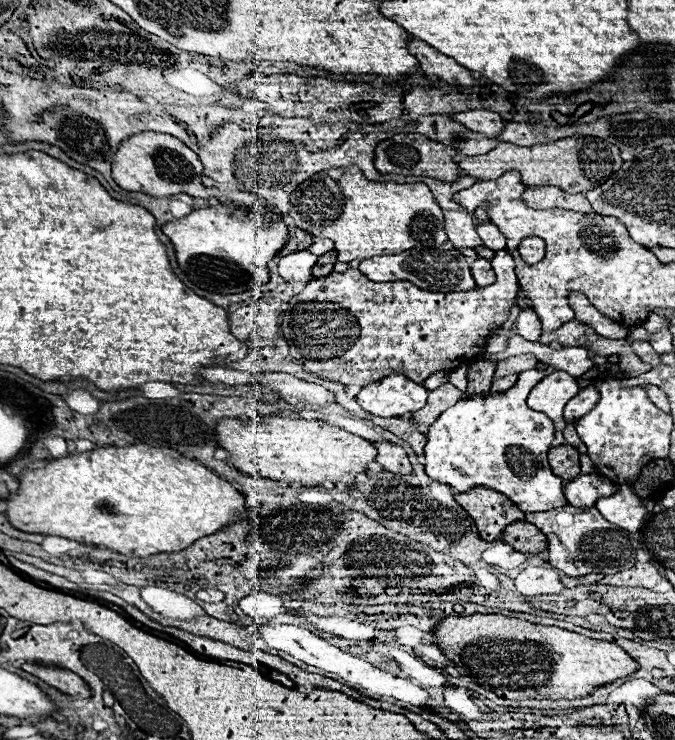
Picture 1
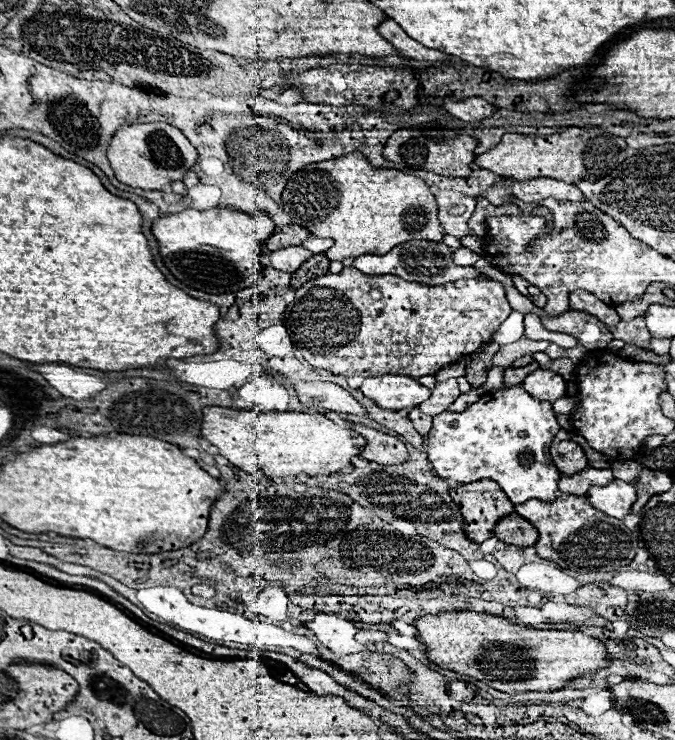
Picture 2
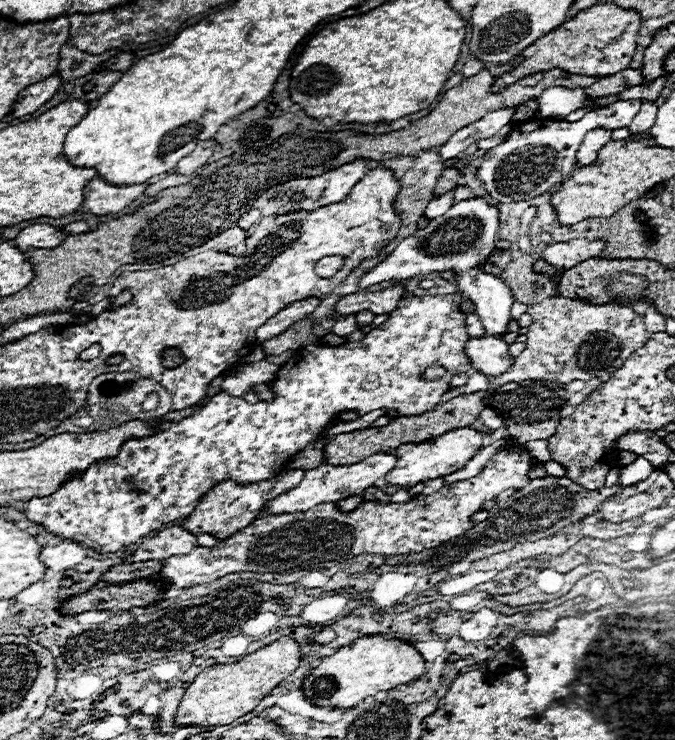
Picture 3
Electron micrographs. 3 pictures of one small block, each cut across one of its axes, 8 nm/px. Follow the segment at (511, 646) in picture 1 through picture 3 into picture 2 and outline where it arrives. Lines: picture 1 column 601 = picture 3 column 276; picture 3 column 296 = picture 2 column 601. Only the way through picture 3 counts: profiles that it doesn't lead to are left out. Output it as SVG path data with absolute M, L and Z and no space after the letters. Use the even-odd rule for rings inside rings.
M440 612L436 616L426 614L416 618L414 622L418 630L418 640L426 646L426 658L438 664L444 670L452 670L458 674L472 676L476 680L484 680L488 686L520 694L520 692L550 692L562 688L568 680L576 678L582 672L594 672L608 664L606 648L600 640L586 636L582 632L568 632L568 630L536 630L518 624L510 624L508 620L492 614L478 614L478 612Z

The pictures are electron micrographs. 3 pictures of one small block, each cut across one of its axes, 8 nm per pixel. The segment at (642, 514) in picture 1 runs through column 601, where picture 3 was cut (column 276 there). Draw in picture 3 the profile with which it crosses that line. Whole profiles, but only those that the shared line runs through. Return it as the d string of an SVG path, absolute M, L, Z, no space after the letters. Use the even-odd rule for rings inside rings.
M372 454L368 458L364 458L358 464L352 466L330 466L330 464L322 464L318 468L306 470L302 482L292 488L292 492L286 492L284 496L278 496L278 500L272 500L272 504L268 504L268 508L264 508L262 516L266 514L280 514L280 512L304 512L316 504L324 504L324 502L340 502L346 500L350 496L360 496L366 488L370 486L378 486L382 484L384 476L396 466L396 456L394 454Z

